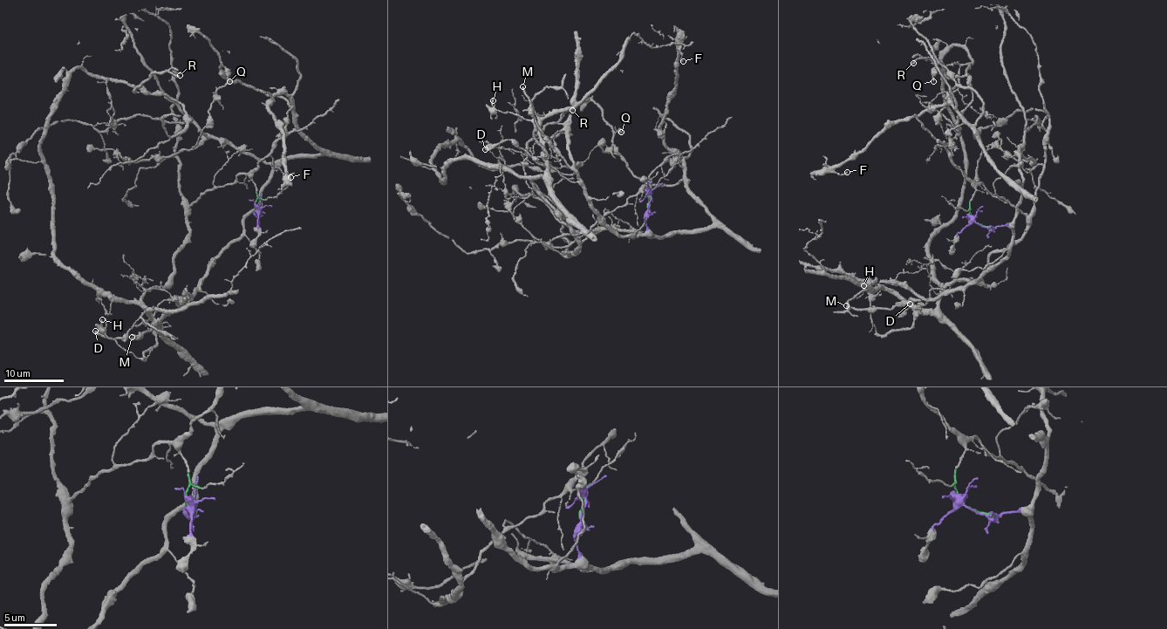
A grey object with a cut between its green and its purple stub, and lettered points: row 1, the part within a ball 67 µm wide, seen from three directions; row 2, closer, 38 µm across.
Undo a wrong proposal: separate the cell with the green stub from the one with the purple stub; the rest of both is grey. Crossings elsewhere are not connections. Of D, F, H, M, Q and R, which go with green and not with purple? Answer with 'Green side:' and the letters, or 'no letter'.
Green side: H, R

